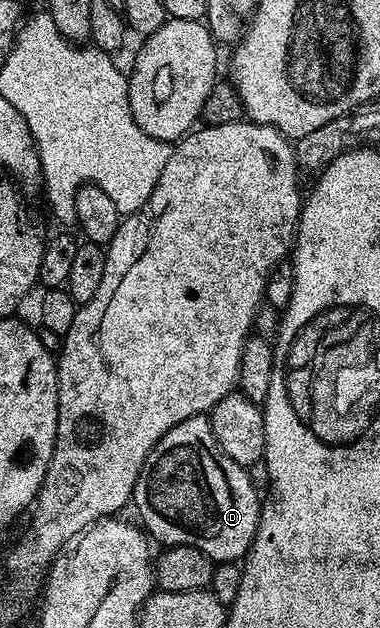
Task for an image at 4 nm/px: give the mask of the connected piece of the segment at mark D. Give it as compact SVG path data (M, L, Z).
M201 415L199 417L191 417L182 423L178 423L174 427L170 427L170 431L166 431L166 435L162 435L162 439L158 439L158 443L150 451L150 455L146 459L146 463L138 475L138 483L132 492L132 501L134 502L134 506L136 505L137 511L140 512L141 519L139 518L139 520L142 522L143 528L146 530L147 536L151 538L153 542L161 541L161 546L164 547L192 545L198 551L202 551L206 554L207 557L211 557L213 562L236 563L247 554L248 549L252 546L252 540L258 531L258 523L260 522L262 497L261 494L256 494L256 485L252 482L250 474L252 473L249 472L247 468L234 462L230 455L226 455L226 451L222 451L222 447L218 443L218 439L212 430L212 422L207 416Z

